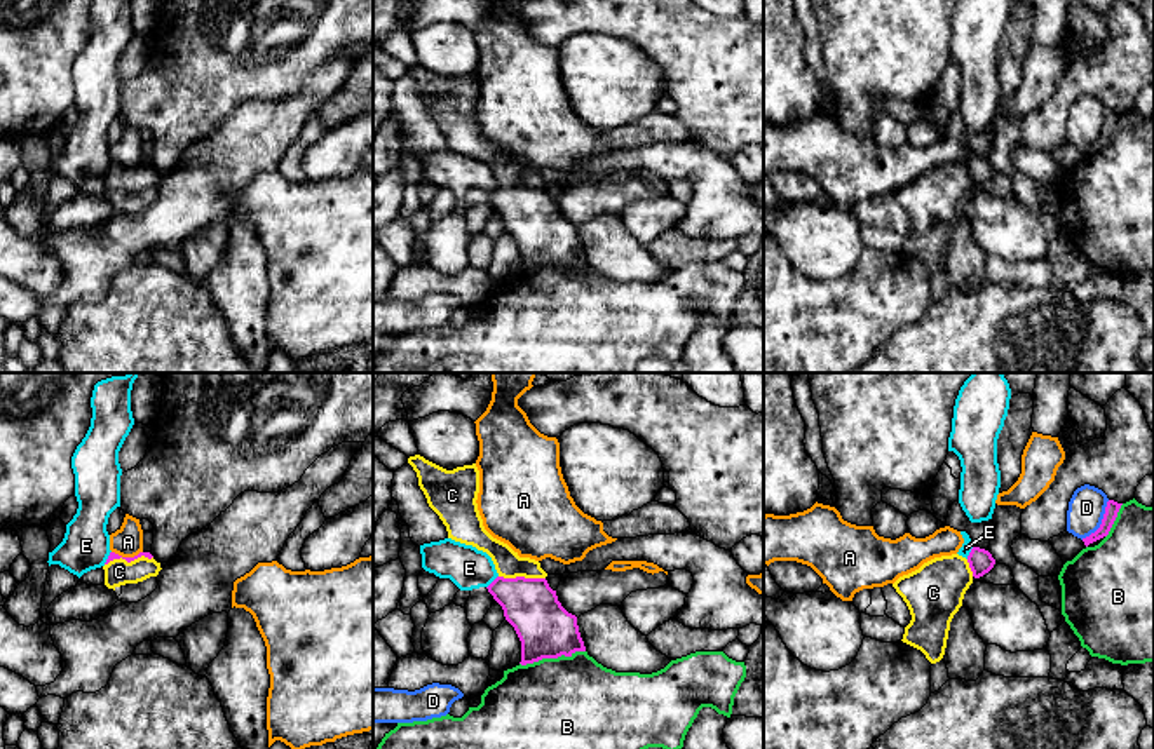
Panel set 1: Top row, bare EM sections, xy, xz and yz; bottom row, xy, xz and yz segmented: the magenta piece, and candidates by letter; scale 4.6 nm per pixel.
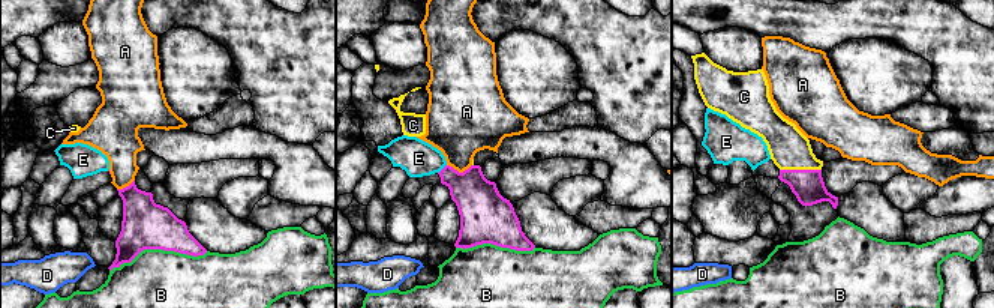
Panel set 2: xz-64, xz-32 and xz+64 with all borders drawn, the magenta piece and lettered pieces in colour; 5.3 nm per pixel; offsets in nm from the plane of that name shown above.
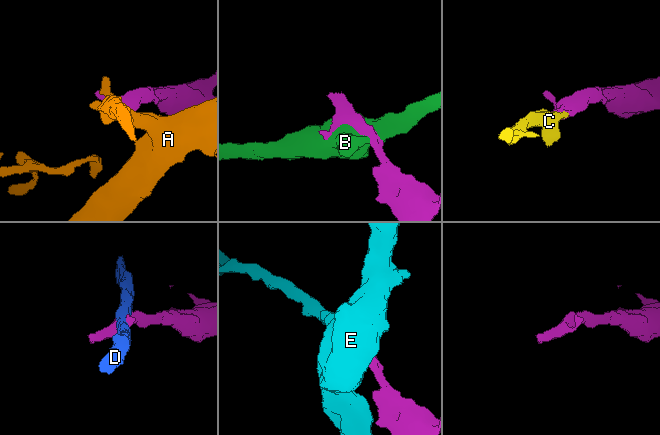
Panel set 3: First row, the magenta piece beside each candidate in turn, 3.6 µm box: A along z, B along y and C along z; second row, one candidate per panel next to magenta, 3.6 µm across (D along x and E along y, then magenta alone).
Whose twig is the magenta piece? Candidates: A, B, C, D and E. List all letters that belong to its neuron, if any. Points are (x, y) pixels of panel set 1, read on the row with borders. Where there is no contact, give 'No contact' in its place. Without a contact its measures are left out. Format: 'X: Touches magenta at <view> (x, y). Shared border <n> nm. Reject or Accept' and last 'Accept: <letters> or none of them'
A: Touches magenta at xy (128, 558). Shared border 140 nm. Reject
B: Touches magenta at xz (551, 657). Shared border 320 nm. Reject
C: Touches magenta at xy (128, 561). Shared border 220 nm. Accept
D: Touches magenta at yz (1102, 523). Shared border 220 nm. Reject
E: Touches magenta at yz (970, 553). Shared border 70 nm. Reject
Accept: C

